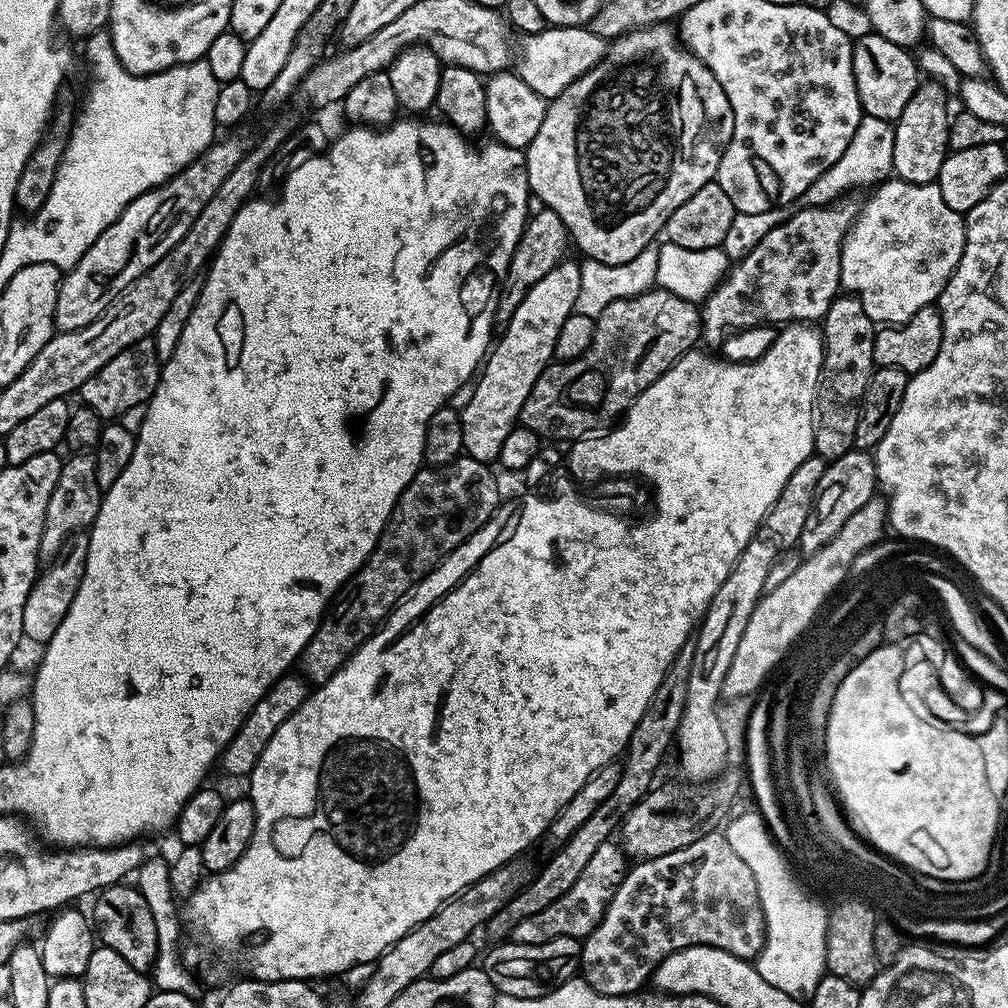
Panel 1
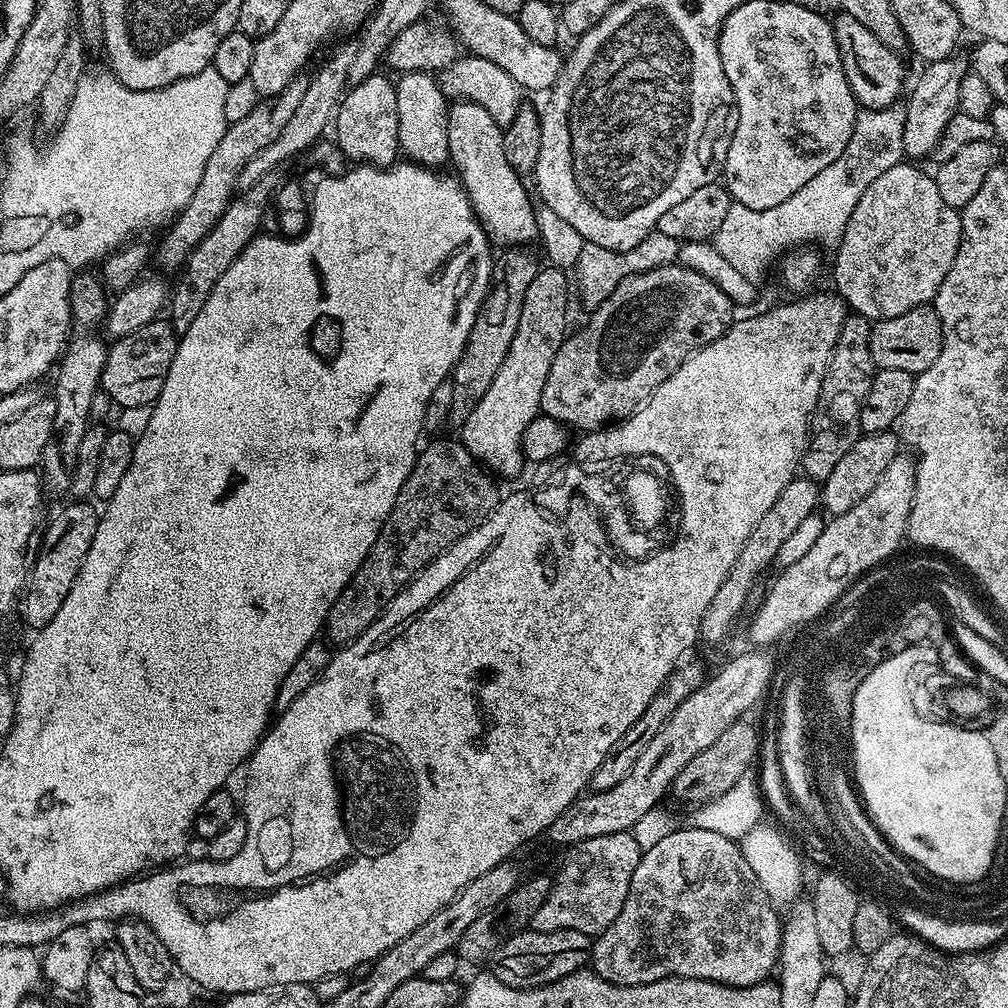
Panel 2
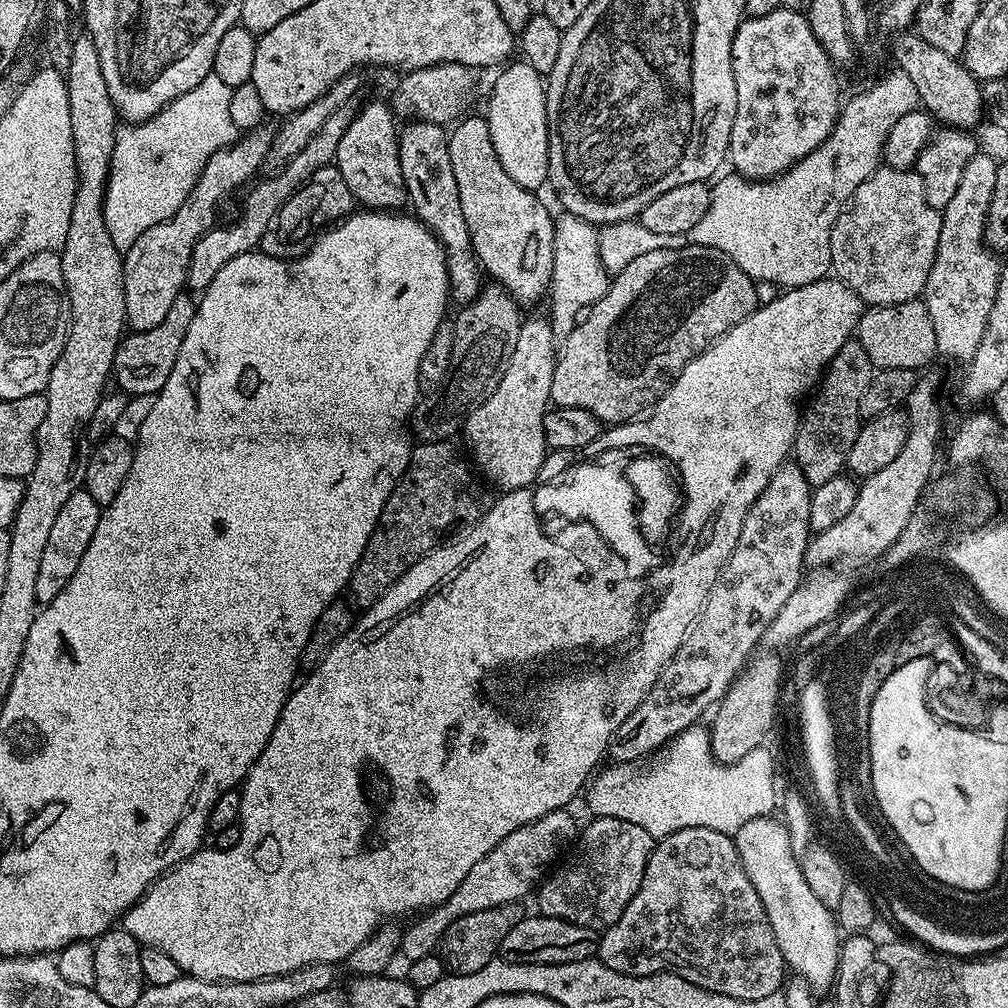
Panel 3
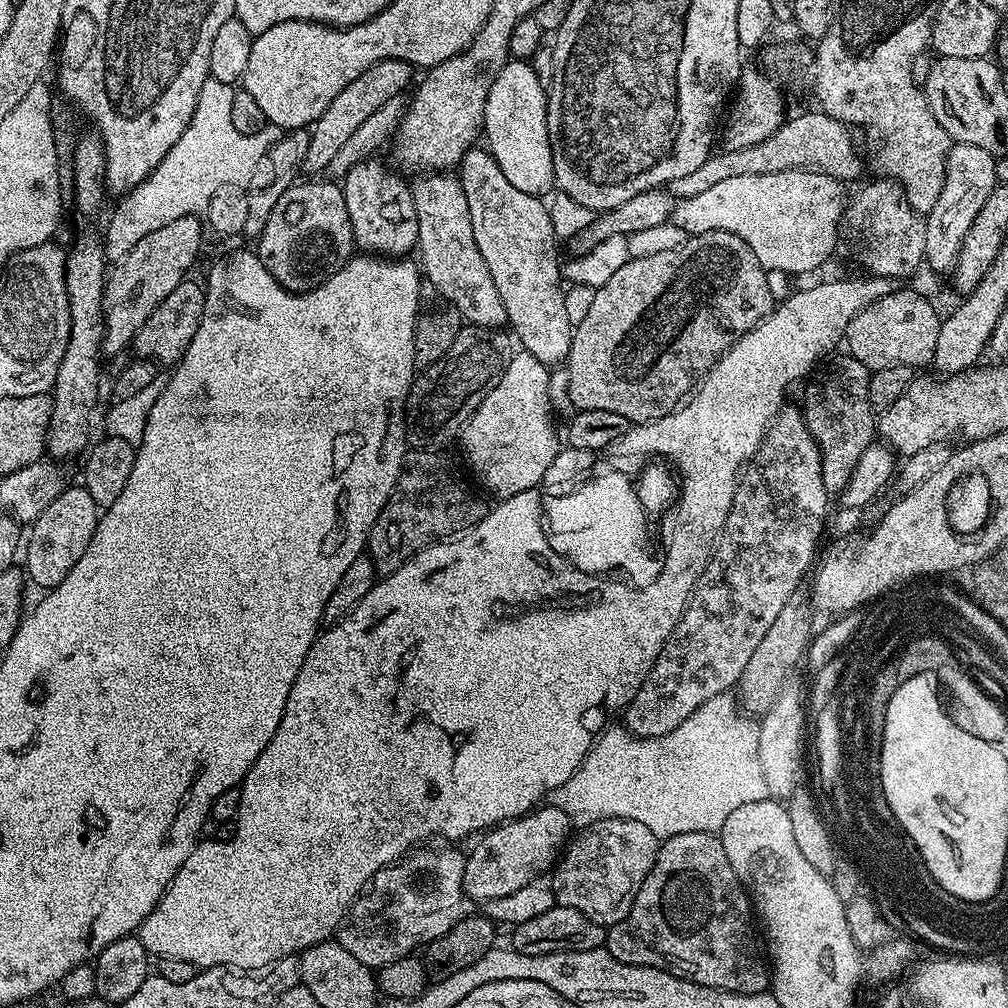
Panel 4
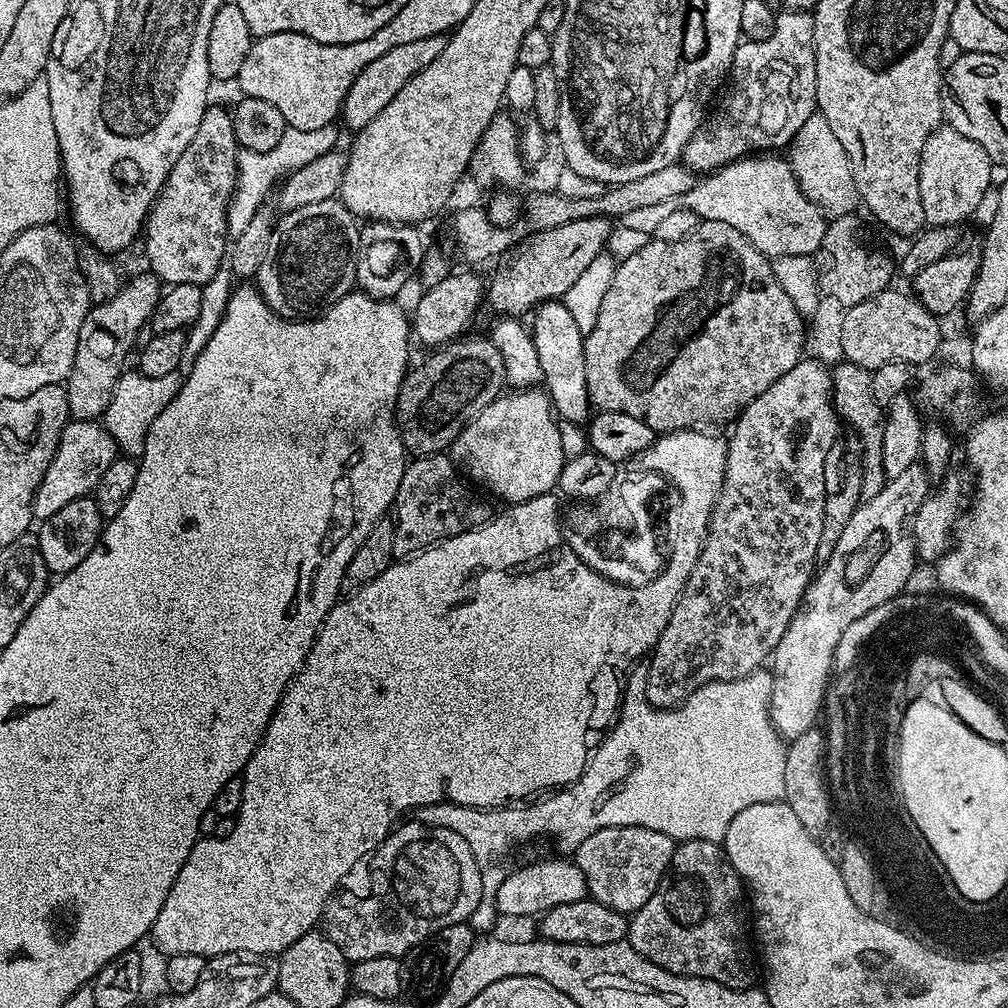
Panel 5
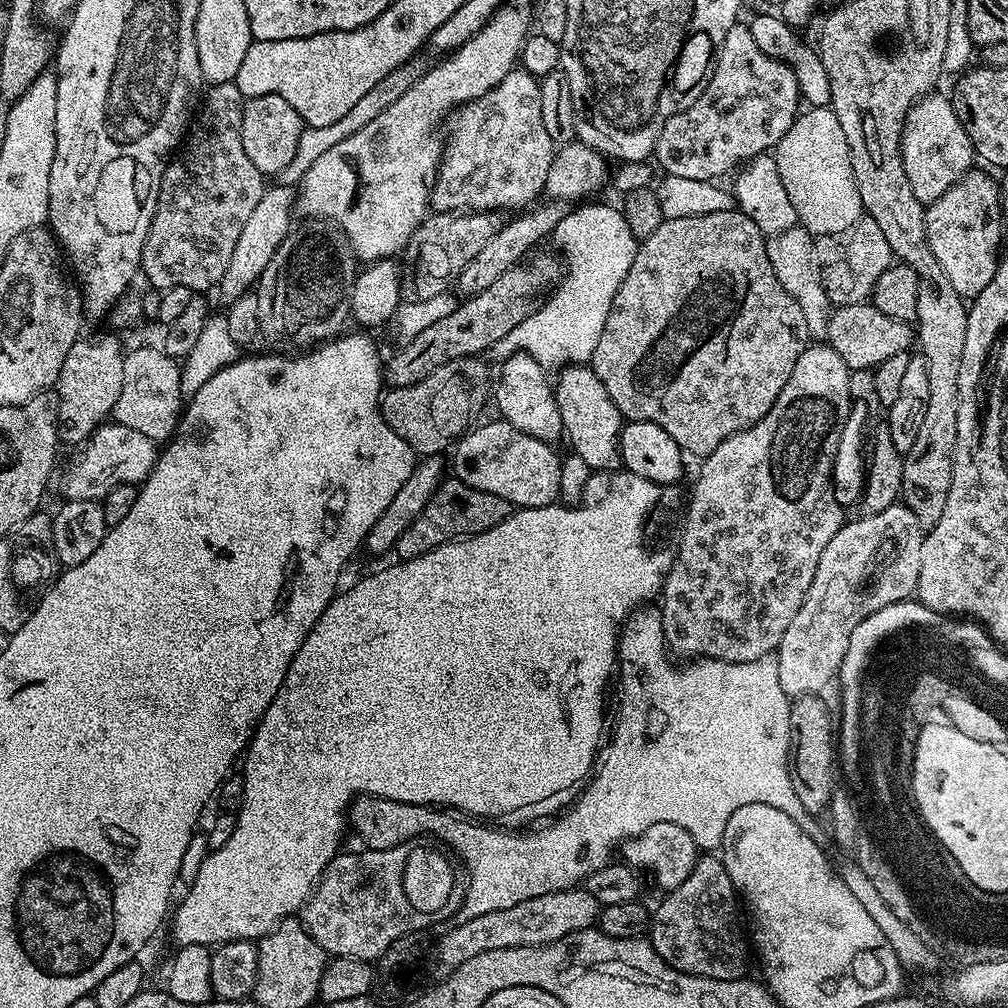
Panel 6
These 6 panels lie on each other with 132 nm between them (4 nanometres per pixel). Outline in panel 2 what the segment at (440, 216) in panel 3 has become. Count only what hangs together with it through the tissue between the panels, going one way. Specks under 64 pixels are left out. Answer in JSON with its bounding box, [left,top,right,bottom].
[395,72,450,169]

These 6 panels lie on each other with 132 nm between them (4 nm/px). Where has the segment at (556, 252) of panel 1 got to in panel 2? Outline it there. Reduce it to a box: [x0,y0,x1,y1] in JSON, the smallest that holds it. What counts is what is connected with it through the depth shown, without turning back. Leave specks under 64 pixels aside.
[450,246,542,418]

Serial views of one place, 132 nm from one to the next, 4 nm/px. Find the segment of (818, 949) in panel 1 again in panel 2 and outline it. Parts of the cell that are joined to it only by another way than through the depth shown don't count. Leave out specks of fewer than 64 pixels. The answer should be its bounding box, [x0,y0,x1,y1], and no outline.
[698,774,804,906]

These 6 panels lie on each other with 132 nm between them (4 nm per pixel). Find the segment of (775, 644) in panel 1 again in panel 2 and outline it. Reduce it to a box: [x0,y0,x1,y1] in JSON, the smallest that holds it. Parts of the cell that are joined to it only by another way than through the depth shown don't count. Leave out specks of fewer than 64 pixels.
[748,452,915,646]

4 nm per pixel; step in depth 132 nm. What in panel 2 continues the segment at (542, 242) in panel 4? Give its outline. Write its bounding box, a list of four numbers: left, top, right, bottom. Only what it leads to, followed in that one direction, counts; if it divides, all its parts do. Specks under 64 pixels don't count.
[448,100,537,246]

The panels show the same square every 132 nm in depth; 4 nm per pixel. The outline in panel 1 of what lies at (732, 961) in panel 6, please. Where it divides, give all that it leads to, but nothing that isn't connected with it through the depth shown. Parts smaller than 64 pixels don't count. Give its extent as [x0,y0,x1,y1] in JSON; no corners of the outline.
[579,830,764,996]

